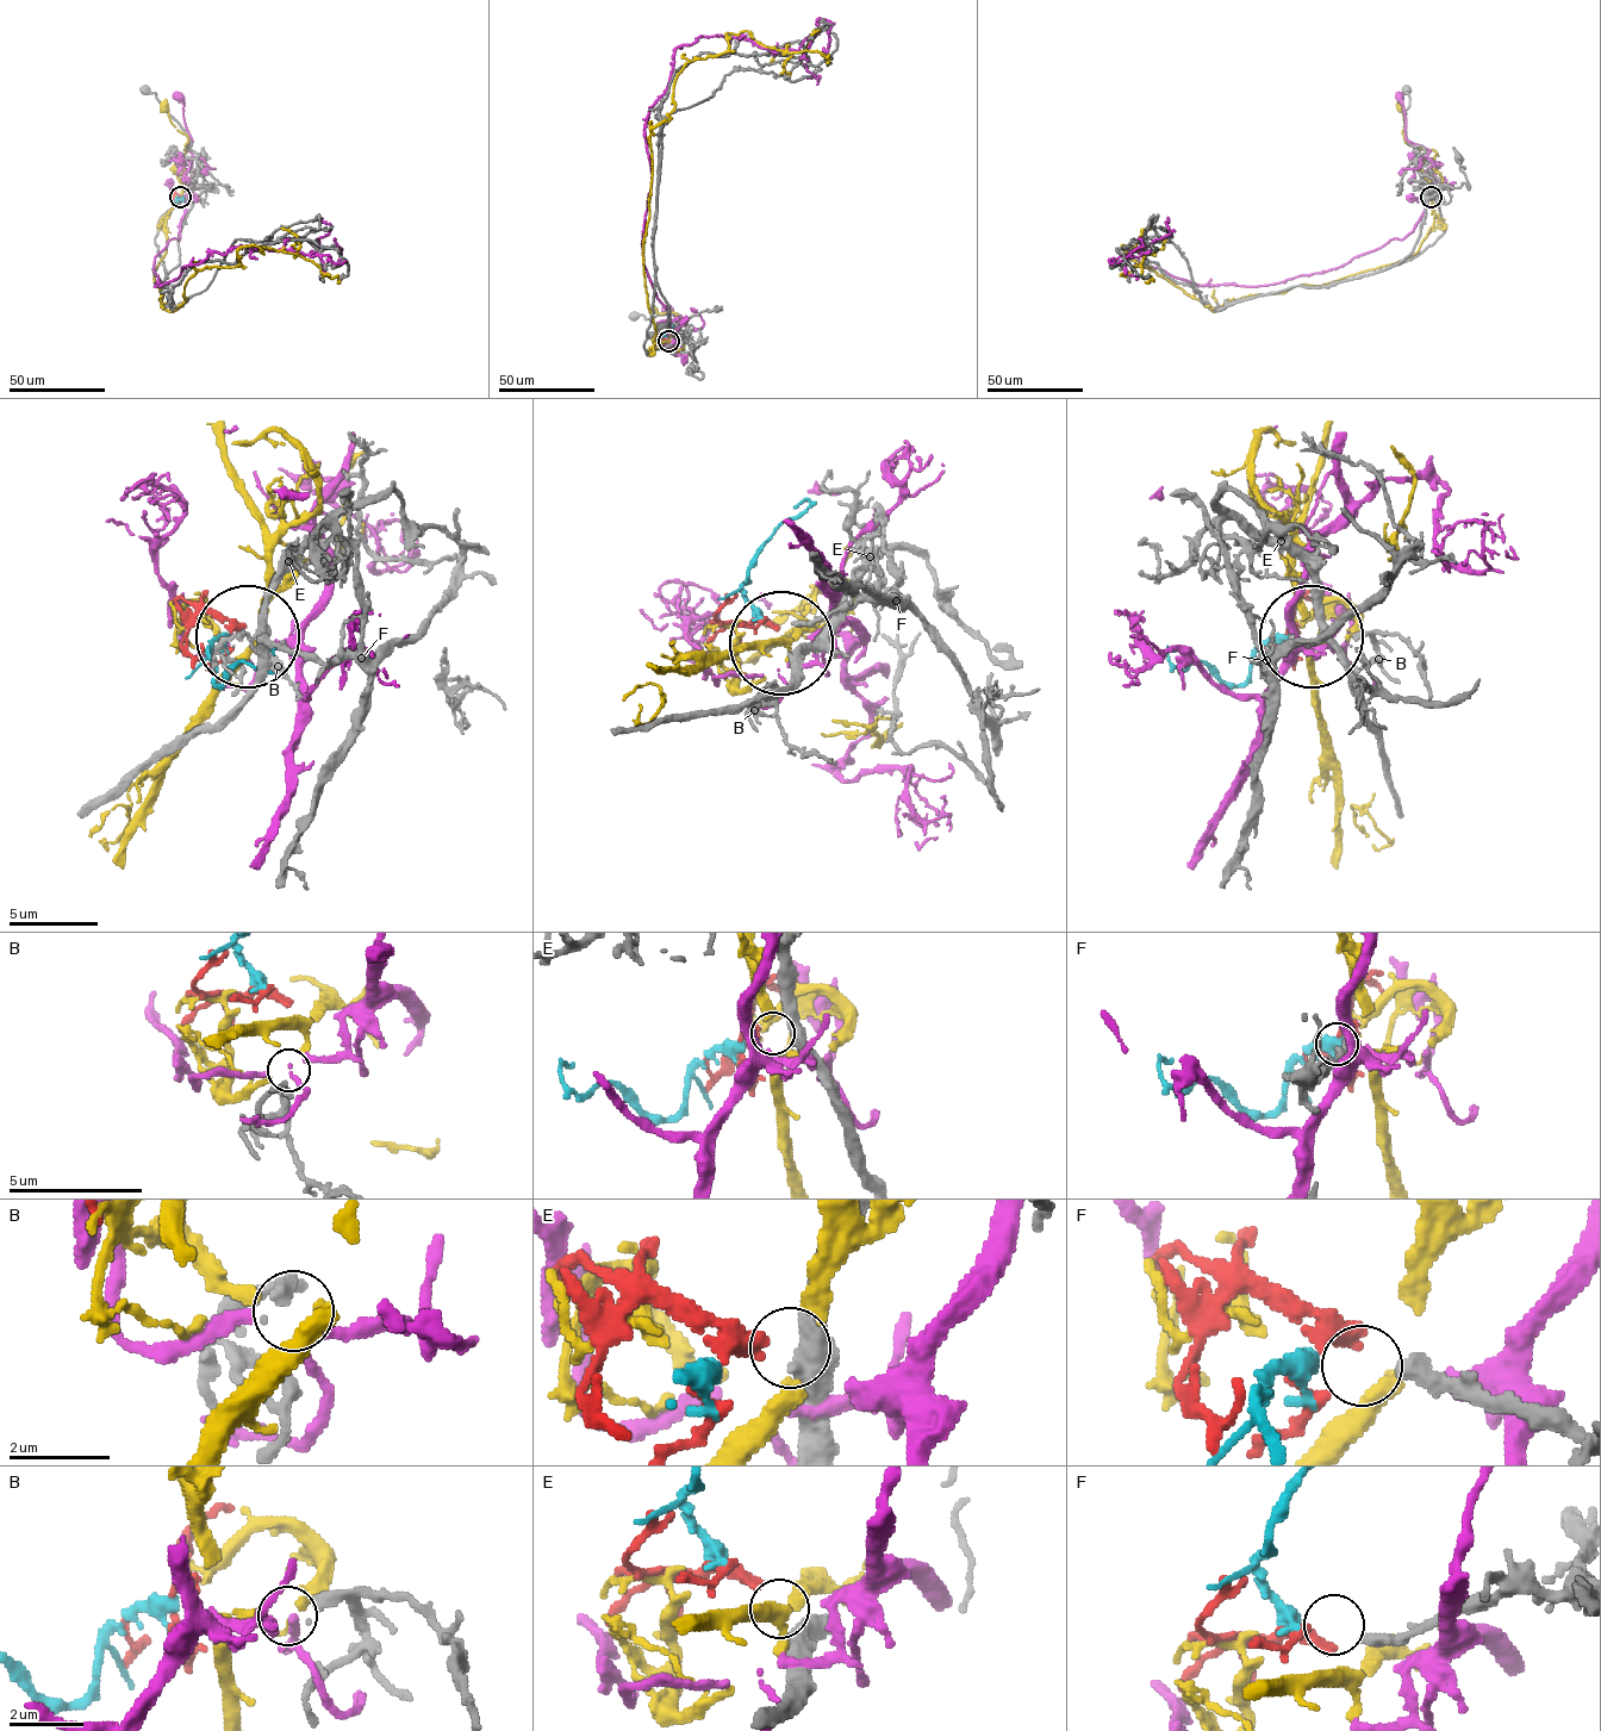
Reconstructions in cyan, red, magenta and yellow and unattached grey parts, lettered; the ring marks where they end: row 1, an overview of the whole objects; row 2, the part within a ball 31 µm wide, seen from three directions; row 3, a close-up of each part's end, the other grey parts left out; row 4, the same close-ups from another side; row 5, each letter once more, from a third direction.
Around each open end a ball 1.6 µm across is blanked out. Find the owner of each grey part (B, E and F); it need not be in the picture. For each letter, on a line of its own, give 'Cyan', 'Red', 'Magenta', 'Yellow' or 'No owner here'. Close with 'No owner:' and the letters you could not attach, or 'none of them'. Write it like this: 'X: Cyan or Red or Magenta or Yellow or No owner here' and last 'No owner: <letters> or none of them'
B: Magenta
E: Red
F: No owner here
No owner: F

